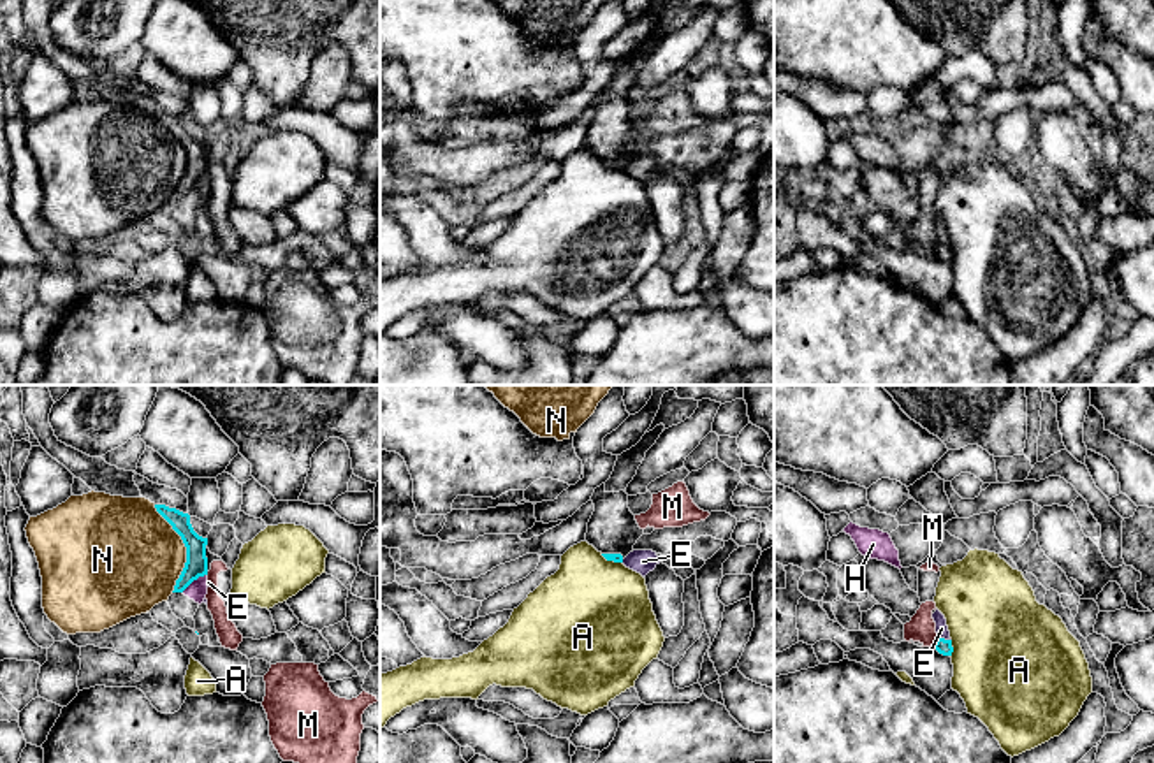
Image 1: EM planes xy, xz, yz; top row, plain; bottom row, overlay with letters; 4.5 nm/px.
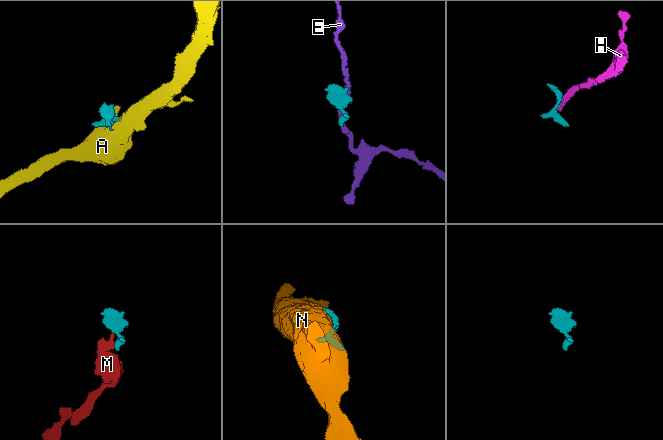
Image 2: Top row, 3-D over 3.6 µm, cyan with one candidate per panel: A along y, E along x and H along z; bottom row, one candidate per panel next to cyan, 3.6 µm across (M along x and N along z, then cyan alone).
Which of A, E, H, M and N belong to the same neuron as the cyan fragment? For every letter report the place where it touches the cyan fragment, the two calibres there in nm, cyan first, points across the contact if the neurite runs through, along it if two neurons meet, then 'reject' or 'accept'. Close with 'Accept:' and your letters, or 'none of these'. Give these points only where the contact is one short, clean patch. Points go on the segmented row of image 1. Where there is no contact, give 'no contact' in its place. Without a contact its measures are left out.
A: meets cyan in yz at (952, 649); 70 nm thick on the cyan side, 500 nm on the other; border along yz (952, 640), (950, 656); reject
E: meets cyan in yz at (943, 639); 70 nm thick on the cyan side, 60 nm on the other; reject
H: meets cyan in xy at (194, 579); 100 nm thick on the cyan side, 90 nm on the other; border along xy (206, 574), (194, 579), (182, 591); reject
M: meets cyan in yz at (936, 642); 70 nm thick on the cyan side, 130 nm on the other; border along yz (938, 637), (933, 646); reject
N: meets cyan in xy at (187, 549); 100 nm thick on the cyan side, 440 nm on the other; reject
Accept: none of these

